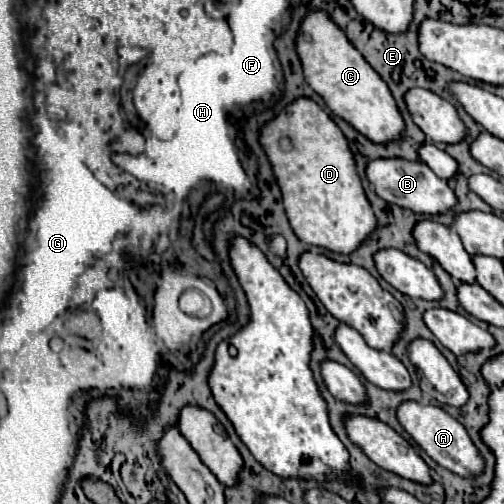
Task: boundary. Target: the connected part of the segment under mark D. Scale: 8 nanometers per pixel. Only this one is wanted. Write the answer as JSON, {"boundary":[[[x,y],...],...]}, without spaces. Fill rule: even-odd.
{"boundary":[[[302,96],[292,100],[284,112],[262,126],[260,144],[272,164],[294,234],[306,244],[332,252],[354,252],[374,230],[376,222],[356,174],[350,146],[334,120],[312,98]],[[282,136],[292,140],[292,150],[280,150],[278,140]]]}

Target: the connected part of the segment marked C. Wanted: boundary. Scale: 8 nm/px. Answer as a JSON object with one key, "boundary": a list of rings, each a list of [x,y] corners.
{"boundary":[[[308,10],[298,30],[296,52],[300,56],[306,82],[316,94],[322,96],[326,106],[336,116],[344,118],[372,142],[388,142],[400,136],[404,122],[388,86],[352,46],[342,28],[334,20],[330,20],[328,12]]]}

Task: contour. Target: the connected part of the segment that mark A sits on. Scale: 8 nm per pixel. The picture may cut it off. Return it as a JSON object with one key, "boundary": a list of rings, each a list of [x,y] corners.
{"boundary":[[[404,400],[400,402],[400,406],[396,408],[396,418],[402,424],[402,428],[414,438],[414,442],[440,466],[460,474],[460,476],[476,476],[478,472],[482,472],[482,458],[478,454],[478,450],[474,448],[474,444],[470,442],[464,426],[452,418],[450,414],[446,414],[440,406],[432,406],[432,404],[420,404],[416,400]]]}

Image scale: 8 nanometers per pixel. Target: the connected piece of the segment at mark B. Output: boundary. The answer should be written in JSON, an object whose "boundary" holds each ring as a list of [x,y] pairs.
{"boundary":[[[376,158],[366,166],[366,178],[382,200],[420,214],[446,212],[456,204],[456,196],[448,188],[446,180],[438,178],[424,162],[412,162],[404,158]]]}

